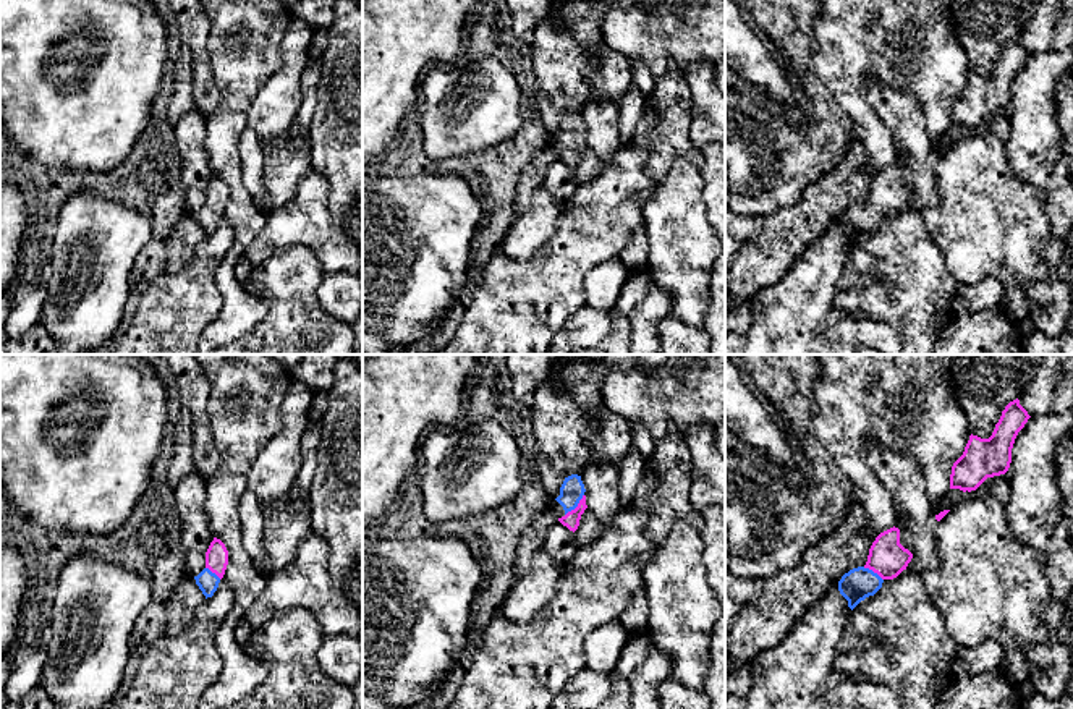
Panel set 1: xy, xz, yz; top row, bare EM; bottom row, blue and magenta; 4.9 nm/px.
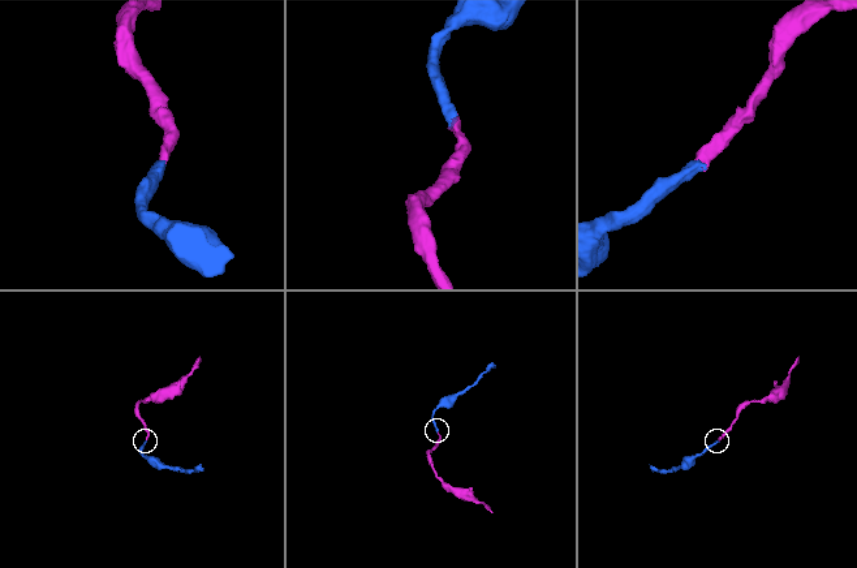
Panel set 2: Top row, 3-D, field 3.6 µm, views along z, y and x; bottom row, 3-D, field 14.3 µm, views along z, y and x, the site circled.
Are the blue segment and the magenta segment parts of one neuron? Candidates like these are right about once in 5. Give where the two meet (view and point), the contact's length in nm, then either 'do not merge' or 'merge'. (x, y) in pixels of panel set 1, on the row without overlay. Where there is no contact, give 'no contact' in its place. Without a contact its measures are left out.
meets blue in xz at (576, 143); contact 140 nm long; merge

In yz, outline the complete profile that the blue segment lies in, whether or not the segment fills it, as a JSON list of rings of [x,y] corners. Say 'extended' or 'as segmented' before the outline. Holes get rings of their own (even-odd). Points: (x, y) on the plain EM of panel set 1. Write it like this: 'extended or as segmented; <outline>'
extended; [[[893,163],[876,175],[864,204],[842,214],[838,228],[853,248],[861,238],[874,233],[885,217],[893,217],[906,207],[911,196],[913,191],[900,181],[900,167]]]

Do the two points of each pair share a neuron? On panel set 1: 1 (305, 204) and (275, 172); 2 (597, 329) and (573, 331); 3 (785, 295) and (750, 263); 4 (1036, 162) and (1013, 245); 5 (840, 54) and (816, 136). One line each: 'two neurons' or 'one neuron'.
1: two neurons
2: one neuron
3: two neurons
4: two neurons
5: two neurons

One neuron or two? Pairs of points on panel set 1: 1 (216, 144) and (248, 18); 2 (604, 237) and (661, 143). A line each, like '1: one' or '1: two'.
1: one
2: two

